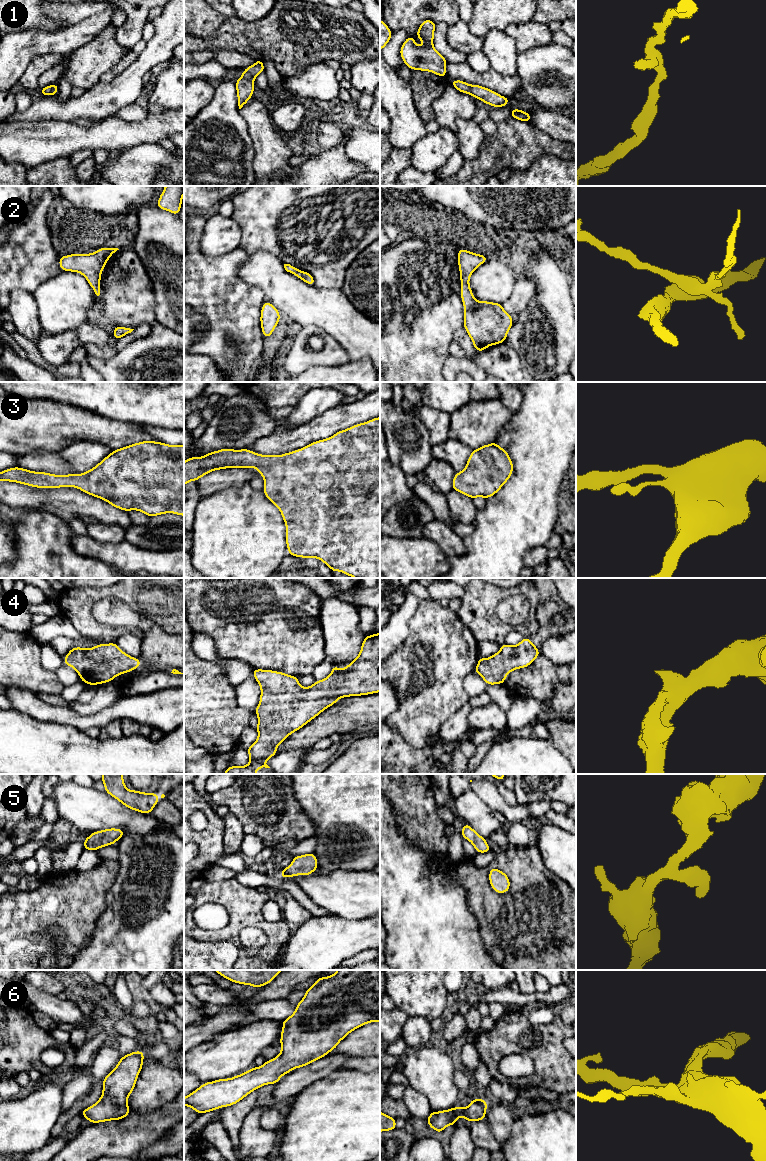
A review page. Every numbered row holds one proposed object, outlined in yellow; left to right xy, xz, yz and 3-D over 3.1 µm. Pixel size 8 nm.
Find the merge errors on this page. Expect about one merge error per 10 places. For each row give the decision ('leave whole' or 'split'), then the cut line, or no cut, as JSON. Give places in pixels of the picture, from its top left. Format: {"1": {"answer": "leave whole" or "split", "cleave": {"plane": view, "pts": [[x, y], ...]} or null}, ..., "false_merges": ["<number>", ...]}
{"1": {"answer": "leave whole", "cleave": null}, "2": {"answer": "leave whole", "cleave": null}, "3": {"answer": "leave whole", "cleave": null}, "4": {"answer": "leave whole", "cleave": null}, "5": {"answer": "leave whole", "cleave": null}, "6": {"answer": "leave whole", "cleave": null}, "false_merges": []}

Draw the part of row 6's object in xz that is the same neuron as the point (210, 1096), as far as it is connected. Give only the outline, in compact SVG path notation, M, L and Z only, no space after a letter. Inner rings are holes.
M337 970L333 975L320 977L306 990L303 999L297 1003L294 1013L282 1021L281 1052L278 1056L266 1061L260 1067L252 1067L233 1078L203 1083L198 1089L184 1097L184 1106L189 1106L200 1115L222 1107L232 1106L252 1091L267 1084L278 1083L283 1075L293 1069L304 1067L328 1055L350 1032L370 1022L380 1022L380 970Z

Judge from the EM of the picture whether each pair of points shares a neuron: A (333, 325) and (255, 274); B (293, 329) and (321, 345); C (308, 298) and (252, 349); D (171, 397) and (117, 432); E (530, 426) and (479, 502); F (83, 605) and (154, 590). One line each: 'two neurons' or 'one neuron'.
A: one neuron
B: two neurons
C: two neurons
D: two neurons
E: two neurons
F: one neuron

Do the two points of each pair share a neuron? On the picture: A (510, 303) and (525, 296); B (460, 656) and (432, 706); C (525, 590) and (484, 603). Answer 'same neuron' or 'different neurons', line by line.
A: same neuron
B: same neuron
C: same neuron

